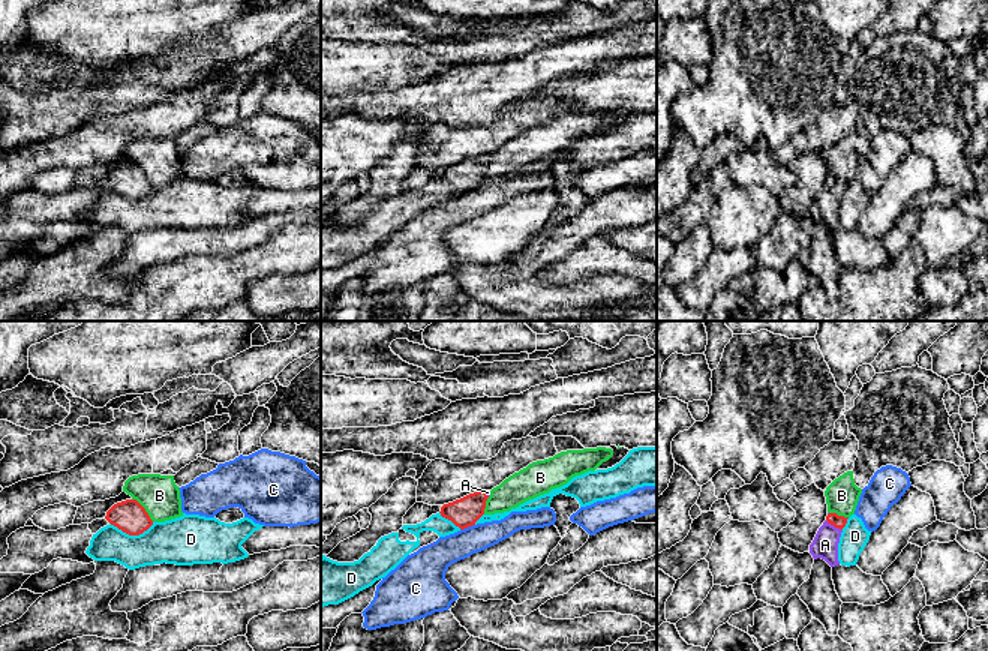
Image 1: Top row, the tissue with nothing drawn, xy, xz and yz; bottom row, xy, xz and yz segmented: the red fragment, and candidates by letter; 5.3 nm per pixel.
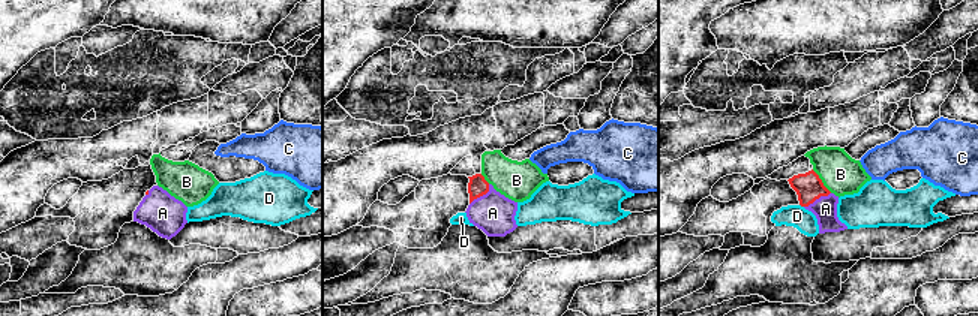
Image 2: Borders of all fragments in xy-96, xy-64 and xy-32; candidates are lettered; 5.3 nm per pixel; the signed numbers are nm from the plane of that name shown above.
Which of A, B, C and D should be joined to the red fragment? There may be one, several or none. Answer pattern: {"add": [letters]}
{"add": ["A"]}

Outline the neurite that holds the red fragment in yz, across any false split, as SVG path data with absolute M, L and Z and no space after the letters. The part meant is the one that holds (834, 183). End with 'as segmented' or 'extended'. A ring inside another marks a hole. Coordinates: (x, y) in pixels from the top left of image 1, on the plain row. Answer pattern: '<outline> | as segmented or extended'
M828 177L826 184L819 192L813 207L810 208L810 218L814 224L822 222L831 231L840 228L838 225L838 207L849 182L838 180L837 177Z | extended

